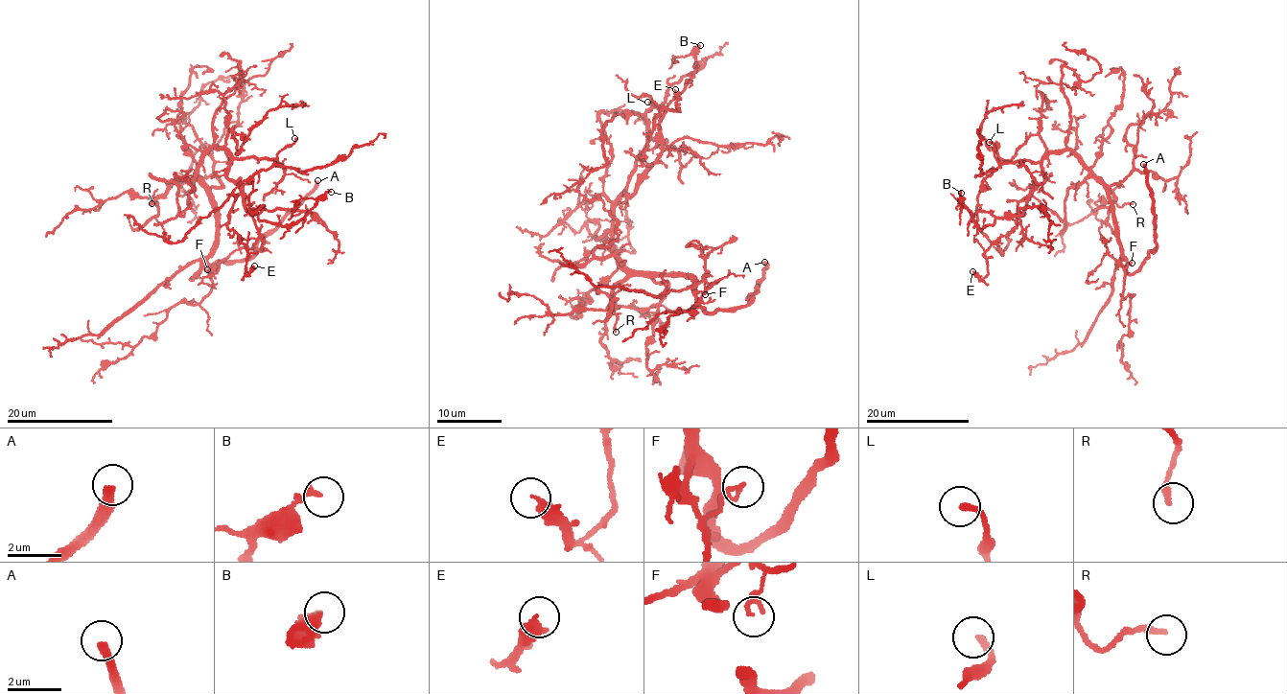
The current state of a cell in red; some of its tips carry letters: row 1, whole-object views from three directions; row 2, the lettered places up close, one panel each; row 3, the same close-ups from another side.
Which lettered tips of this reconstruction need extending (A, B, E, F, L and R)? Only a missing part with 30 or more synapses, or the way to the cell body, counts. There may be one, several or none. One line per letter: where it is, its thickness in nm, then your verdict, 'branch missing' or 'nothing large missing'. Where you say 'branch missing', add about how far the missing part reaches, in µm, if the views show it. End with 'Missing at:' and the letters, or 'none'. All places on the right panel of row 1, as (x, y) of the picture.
A: place (1143, 164); calibre 360 nm; branch missing; missing 80 µm
B: place (961, 193); calibre 180 nm; nothing large missing
E: place (972, 271); calibre 360 nm; nothing large missing
F: place (1132, 263); calibre 90 nm; nothing large missing
L: place (989, 142); calibre 240 nm; nothing large missing
R: place (1133, 204); calibre 200 nm; branch missing; missing 10 µm
Missing at: A, R

